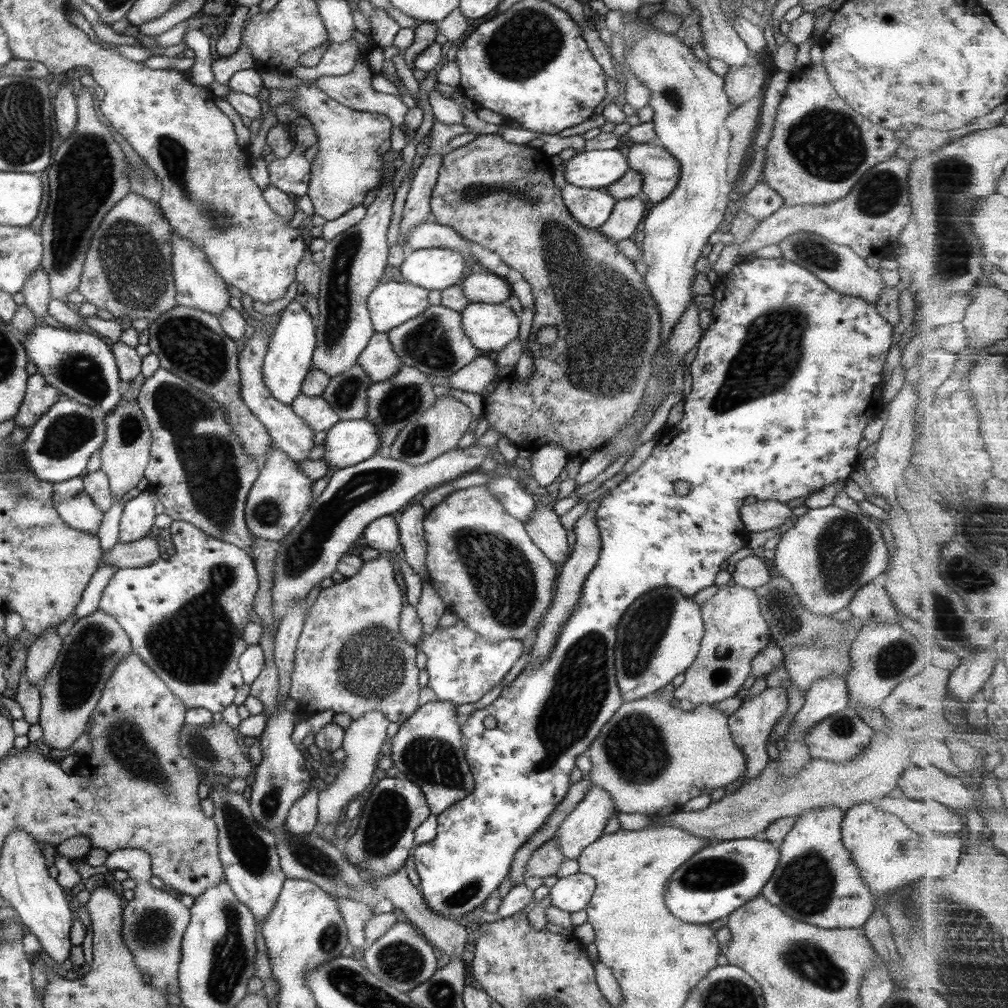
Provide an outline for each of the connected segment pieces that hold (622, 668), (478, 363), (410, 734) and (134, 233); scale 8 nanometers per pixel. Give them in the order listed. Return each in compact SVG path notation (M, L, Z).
M656 588L638 599L638 602L634 602L624 613L616 629L615 671L623 701L645 698L671 684L675 676L682 674L694 662L701 647L704 632L706 631L704 631L701 606L692 601L692 598L688 599L680 595L676 589Z
M478 356L468 366L449 376L447 382L452 388L481 395L490 382L498 378L495 377L497 369L497 364L490 358Z
M440 701L419 706L417 711L399 726L399 731L387 748L393 760L393 766L398 768L400 776L414 781L414 784L421 788L434 816L438 816L450 808L451 804L462 800L462 797L468 796L474 790L475 780L465 757L461 719L456 715L456 707L452 702Z
M134 192L128 193L106 214L102 224L93 234L86 251L84 268L81 274L78 292L84 300L98 309L108 310L118 320L146 318L154 322L177 304L177 288L172 266L172 226L154 207L154 203Z

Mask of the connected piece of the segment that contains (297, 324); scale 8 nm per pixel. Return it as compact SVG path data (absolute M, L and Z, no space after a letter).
M294 300L282 311L280 321L268 344L268 353L262 369L264 384L278 402L291 405L301 394L304 379L313 367L311 360L315 348L316 333L313 318L300 303Z

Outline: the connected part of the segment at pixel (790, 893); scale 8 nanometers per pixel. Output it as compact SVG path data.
M827 806L818 810L809 810L798 817L797 823L778 847L780 860L777 869L761 892L770 904L781 908L788 916L794 916L794 920L828 930L863 927L876 907L875 898L861 877L860 868L842 842L843 816L844 812L839 808Z

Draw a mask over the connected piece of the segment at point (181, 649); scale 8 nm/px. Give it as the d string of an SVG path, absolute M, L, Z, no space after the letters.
M173 521L170 527L172 544L174 544L175 554L163 560L158 558L153 564L142 566L142 568L124 568L115 572L111 577L109 584L103 591L101 602L99 603L99 610L104 611L106 615L115 618L120 627L128 634L131 640L131 650L136 653L142 660L153 670L166 684L166 687L174 696L178 696L182 700L182 704L190 708L206 708L210 712L222 712L226 706L234 703L234 698L238 695L243 686L243 674L239 667L239 658L247 649L247 642L242 638L244 629L248 624L251 624L250 613L254 606L254 598L259 588L258 574L255 568L253 558L248 556L242 548L236 548L235 544L227 543L225 540L218 540L217 538L208 536L193 524L184 521Z

